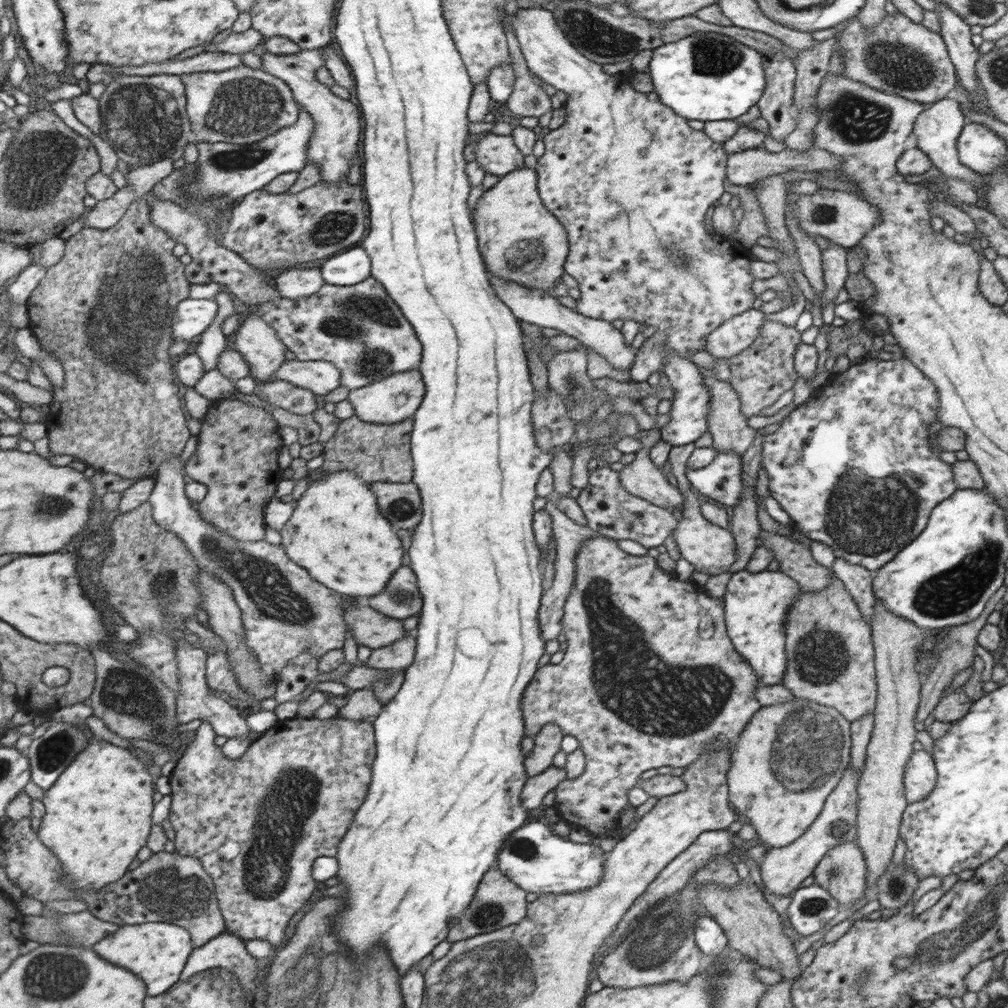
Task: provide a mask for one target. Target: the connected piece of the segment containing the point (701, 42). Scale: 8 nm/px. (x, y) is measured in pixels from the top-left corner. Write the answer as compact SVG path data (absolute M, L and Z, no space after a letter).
M694 32L652 49L647 67L659 102L687 121L732 120L745 114L765 93L762 55L734 38L714 32Z

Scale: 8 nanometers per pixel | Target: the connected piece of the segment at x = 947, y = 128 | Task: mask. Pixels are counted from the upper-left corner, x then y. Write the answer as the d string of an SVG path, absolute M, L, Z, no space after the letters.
M941 99L929 104L930 108L923 110L914 122L912 134L915 137L915 146L922 150L927 159L931 162L933 171L944 178L967 181L972 184L972 188L977 192L982 188L983 180L981 175L973 173L969 168L962 166L958 158L957 141L961 136L966 119L963 117L958 103L952 99Z

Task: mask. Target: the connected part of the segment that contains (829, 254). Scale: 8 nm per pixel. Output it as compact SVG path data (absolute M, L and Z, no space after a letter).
M829 240L827 248L820 252L822 268L822 279L824 291L819 298L820 306L823 308L830 300L835 298L839 289L844 286L844 280L848 272L845 268L845 252L847 250L837 246L835 242Z

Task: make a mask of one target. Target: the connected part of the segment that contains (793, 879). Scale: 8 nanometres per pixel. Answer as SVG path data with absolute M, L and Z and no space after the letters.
M851 767L845 772L837 786L826 798L823 810L818 814L816 820L803 832L797 840L782 847L769 848L759 860L760 878L765 892L779 896L789 896L797 889L797 885L810 874L813 874L815 865L838 844L855 841L855 819L857 812L856 786L860 773Z

